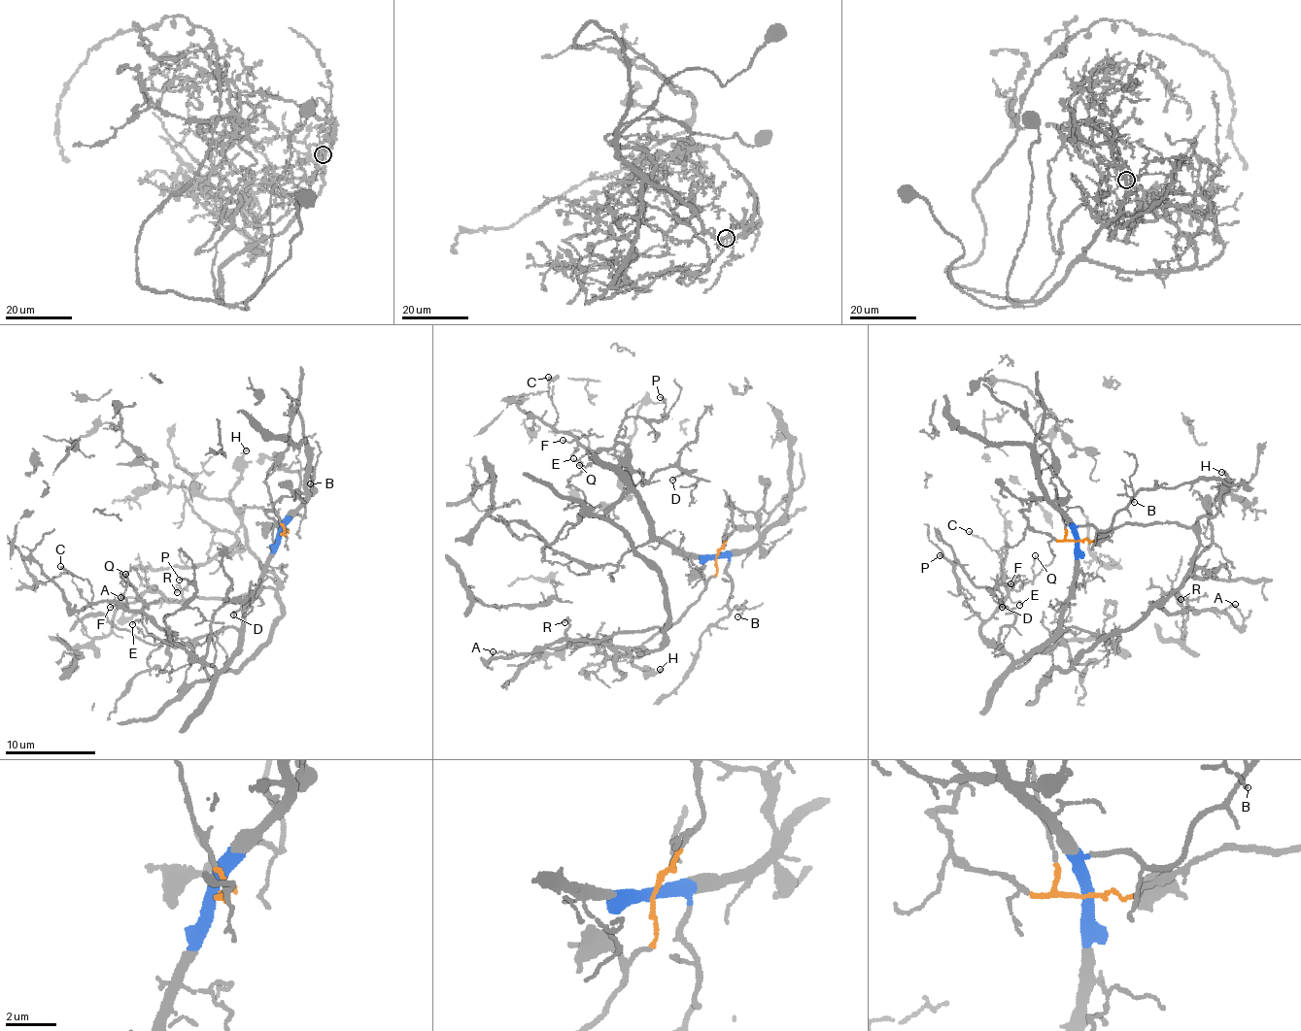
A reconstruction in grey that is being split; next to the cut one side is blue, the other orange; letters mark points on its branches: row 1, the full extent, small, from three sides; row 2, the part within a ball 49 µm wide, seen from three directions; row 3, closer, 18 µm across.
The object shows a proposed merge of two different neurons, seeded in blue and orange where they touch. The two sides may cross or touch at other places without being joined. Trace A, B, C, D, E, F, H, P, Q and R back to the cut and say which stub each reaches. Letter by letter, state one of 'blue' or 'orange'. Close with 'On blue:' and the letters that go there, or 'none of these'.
A: orange
B: blue
C: blue
D: blue
E: blue
F: blue
H: orange
P: blue
Q: blue
R: orange
On blue: B, C, D, E, F, P, Q

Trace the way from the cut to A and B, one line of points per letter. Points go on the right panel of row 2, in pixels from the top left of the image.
A: (1076, 541), (1176, 520), (1198, 546), (1187, 577), (1152, 604), (1171, 614), (1211, 609), (1239, 626), (1235, 604)
B: (1076, 541), (1077, 526), (1093, 525), (1106, 531), (1127, 505), (1133, 490), (1127, 485), (1135, 502)

